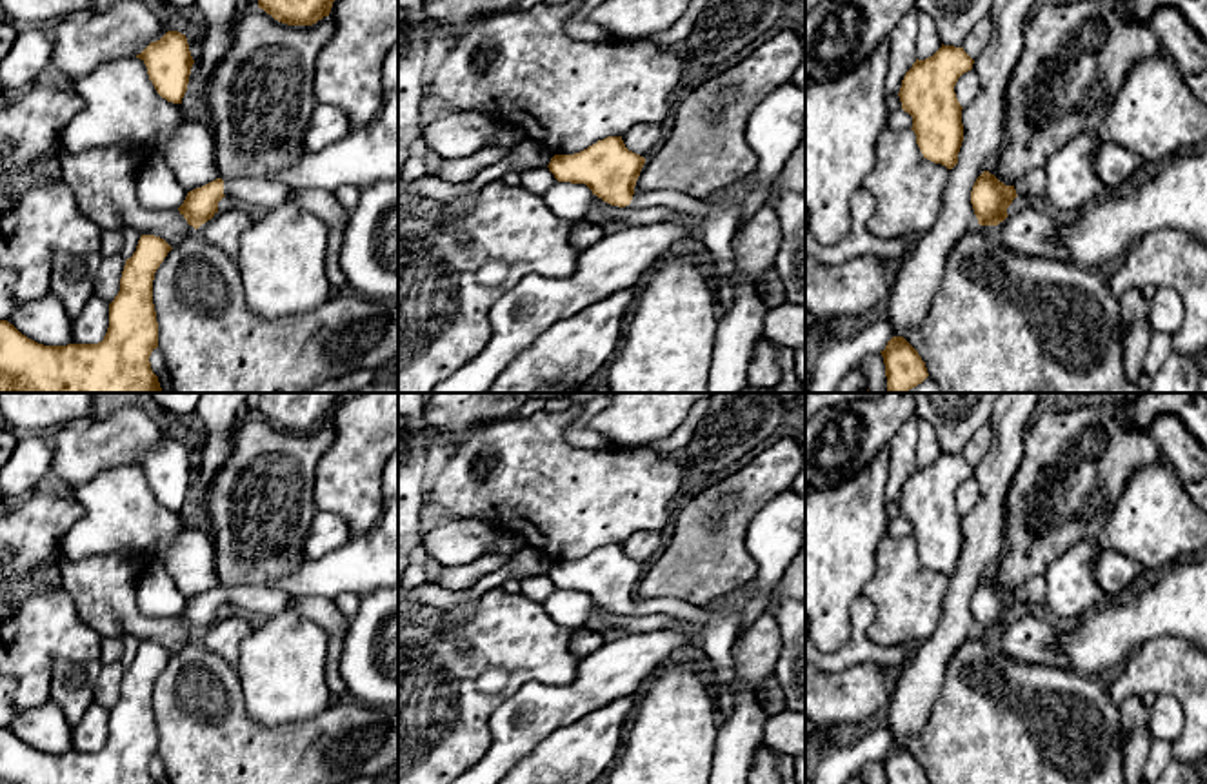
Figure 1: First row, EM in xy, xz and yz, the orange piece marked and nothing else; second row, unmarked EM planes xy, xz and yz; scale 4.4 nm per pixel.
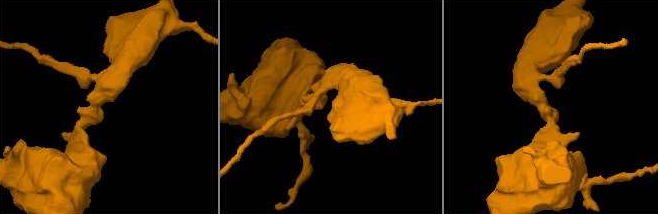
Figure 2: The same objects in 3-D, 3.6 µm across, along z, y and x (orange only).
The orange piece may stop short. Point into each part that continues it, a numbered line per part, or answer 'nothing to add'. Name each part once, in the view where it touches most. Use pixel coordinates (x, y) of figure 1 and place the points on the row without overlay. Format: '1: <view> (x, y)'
1: xy (264, 601)

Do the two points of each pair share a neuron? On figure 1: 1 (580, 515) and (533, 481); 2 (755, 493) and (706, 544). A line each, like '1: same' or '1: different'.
1: same
2: same

